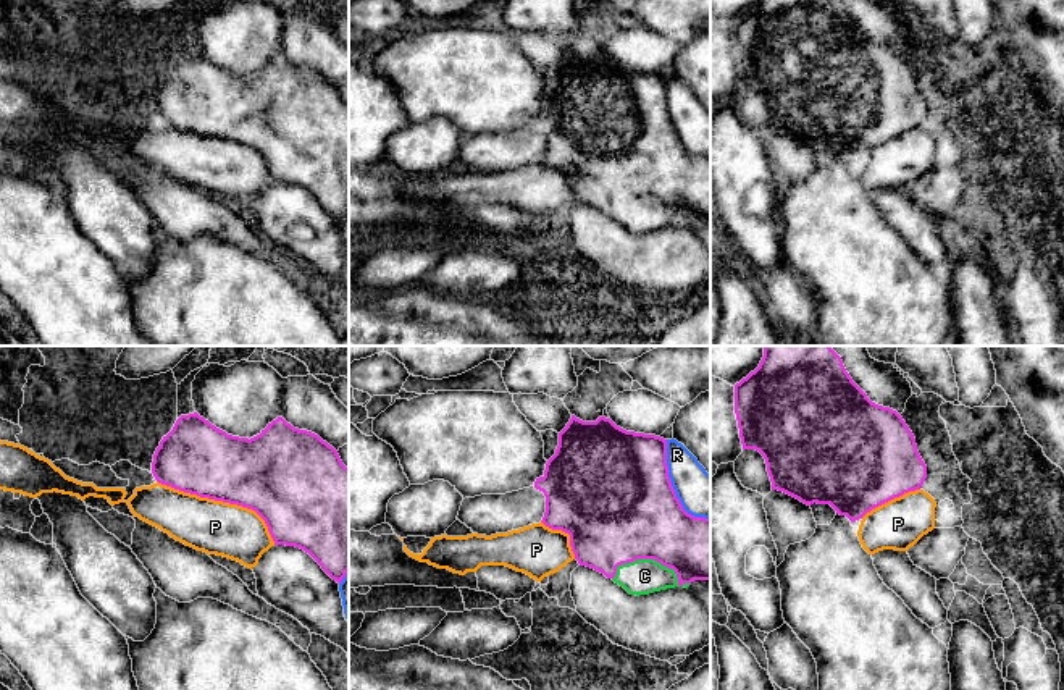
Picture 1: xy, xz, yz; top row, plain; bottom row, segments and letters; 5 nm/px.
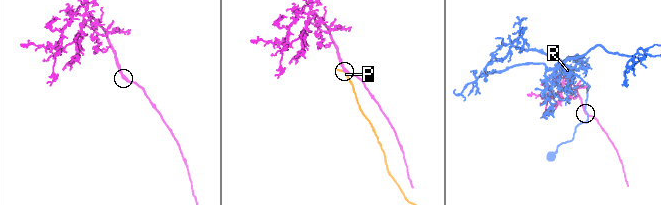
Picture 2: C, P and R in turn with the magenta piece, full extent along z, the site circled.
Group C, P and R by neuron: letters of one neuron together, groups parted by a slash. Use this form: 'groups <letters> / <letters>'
groups C / P / R

